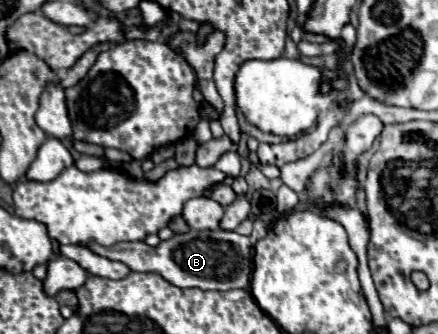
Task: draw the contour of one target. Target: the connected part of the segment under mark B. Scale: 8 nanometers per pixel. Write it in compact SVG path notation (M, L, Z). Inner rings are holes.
M188 231L174 235L168 241L160 241L158 247L150 247L144 241L124 241L112 247L100 247L96 243L90 249L112 261L128 265L132 271L140 273L158 273L168 283L176 287L196 287L208 291L230 291L230 289L248 289L252 273L252 247L256 243L256 233L250 237L238 235L234 231Z

